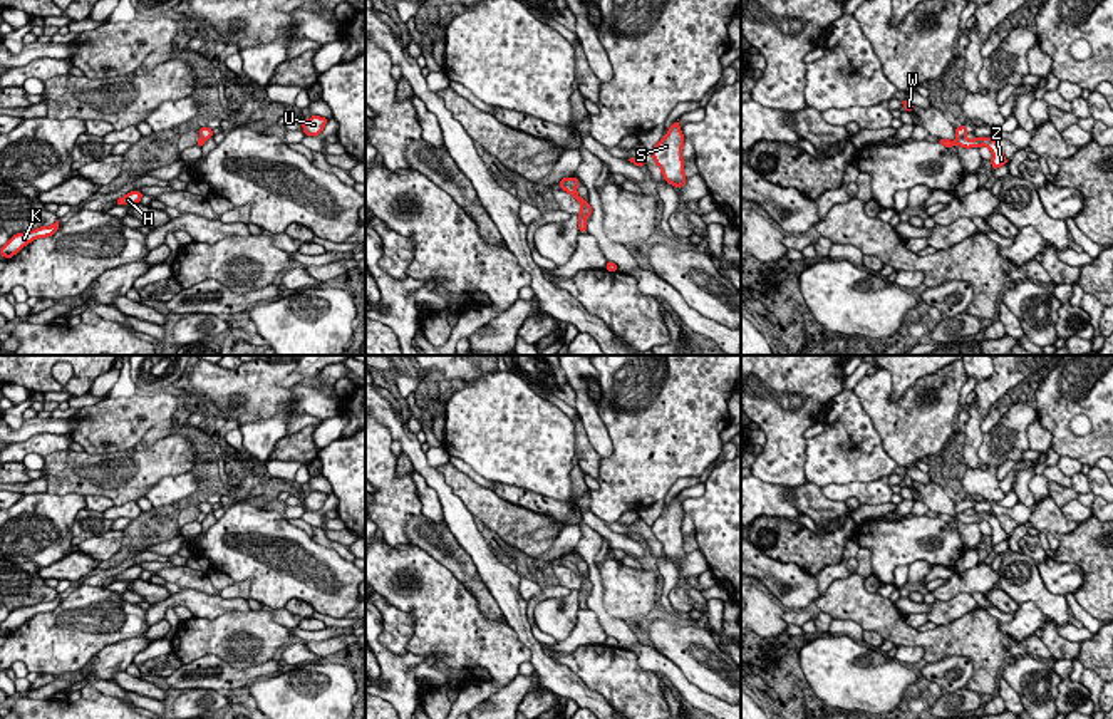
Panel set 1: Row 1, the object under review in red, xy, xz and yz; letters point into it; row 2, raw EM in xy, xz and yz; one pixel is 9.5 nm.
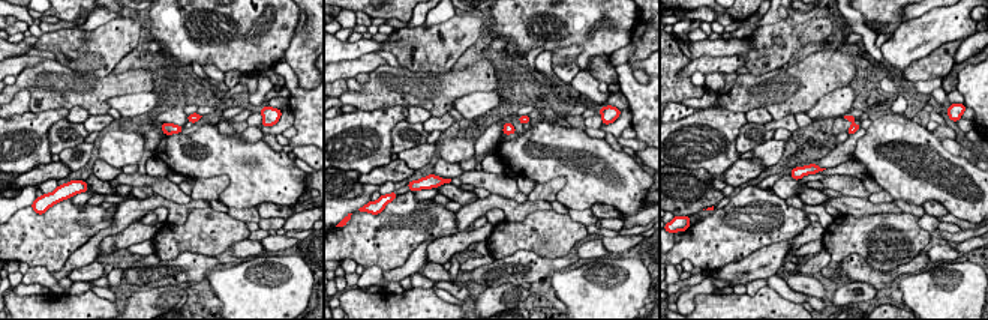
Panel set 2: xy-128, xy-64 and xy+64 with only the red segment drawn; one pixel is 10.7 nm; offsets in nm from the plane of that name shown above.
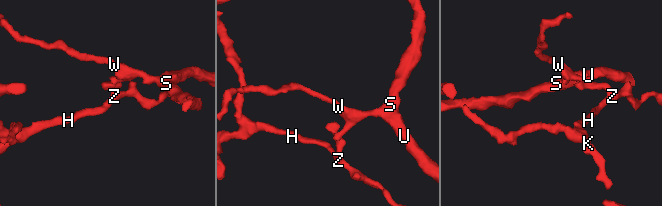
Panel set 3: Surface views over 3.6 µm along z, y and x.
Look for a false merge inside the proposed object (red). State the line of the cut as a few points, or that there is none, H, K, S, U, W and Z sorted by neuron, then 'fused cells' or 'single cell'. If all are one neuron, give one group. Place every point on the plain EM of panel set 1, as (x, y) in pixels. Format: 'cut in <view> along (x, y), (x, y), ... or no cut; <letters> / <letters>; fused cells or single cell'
cut in yz along (957, 512), (962, 513); H K Z / S U W; fused cells

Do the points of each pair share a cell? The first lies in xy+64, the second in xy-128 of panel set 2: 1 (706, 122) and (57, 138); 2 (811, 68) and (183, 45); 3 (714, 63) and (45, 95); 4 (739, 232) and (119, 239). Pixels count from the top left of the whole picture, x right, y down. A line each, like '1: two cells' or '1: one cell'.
1: two cells
2: two cells
3: two cells
4: two cells

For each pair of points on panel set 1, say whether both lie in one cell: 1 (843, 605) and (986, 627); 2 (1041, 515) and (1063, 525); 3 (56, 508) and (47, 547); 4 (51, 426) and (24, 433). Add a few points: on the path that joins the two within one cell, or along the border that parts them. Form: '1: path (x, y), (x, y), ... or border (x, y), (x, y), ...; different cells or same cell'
1: path (879, 614), (907, 637), (951, 637); same cell
2: path (1046, 517), (1058, 525); same cell
3: path (52, 518), (47, 525), (47, 537); same cell
4: path (44, 426), (31, 426); same cell

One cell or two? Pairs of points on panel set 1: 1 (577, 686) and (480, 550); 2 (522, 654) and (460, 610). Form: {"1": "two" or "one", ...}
{"1": "one", "2": "one"}

